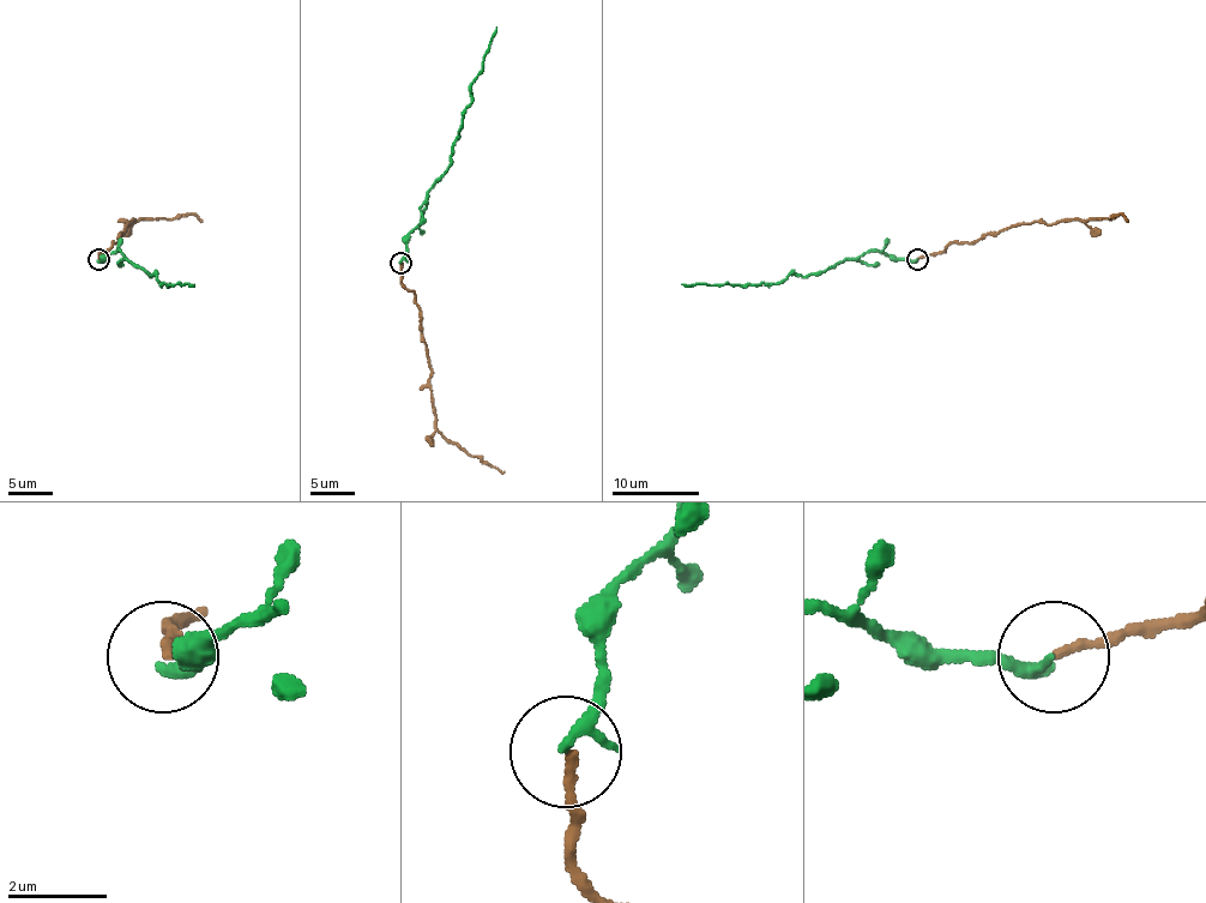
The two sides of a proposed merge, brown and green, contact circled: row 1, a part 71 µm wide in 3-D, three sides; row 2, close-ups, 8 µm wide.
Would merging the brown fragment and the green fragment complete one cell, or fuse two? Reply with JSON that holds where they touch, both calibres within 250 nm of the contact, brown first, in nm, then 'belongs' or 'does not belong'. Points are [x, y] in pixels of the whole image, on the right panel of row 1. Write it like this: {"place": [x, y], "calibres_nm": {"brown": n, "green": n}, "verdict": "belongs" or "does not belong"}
{"place": [917, 259], "calibres_nm": {"brown": 170, "green": 180}, "verdict": "belongs"}

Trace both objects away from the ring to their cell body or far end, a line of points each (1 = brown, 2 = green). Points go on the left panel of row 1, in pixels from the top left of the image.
1: (98, 258), (98, 254), (119, 244), (127, 221), (194, 215), (201, 221)
2: (98, 260), (120, 252), (160, 282), (194, 284)

